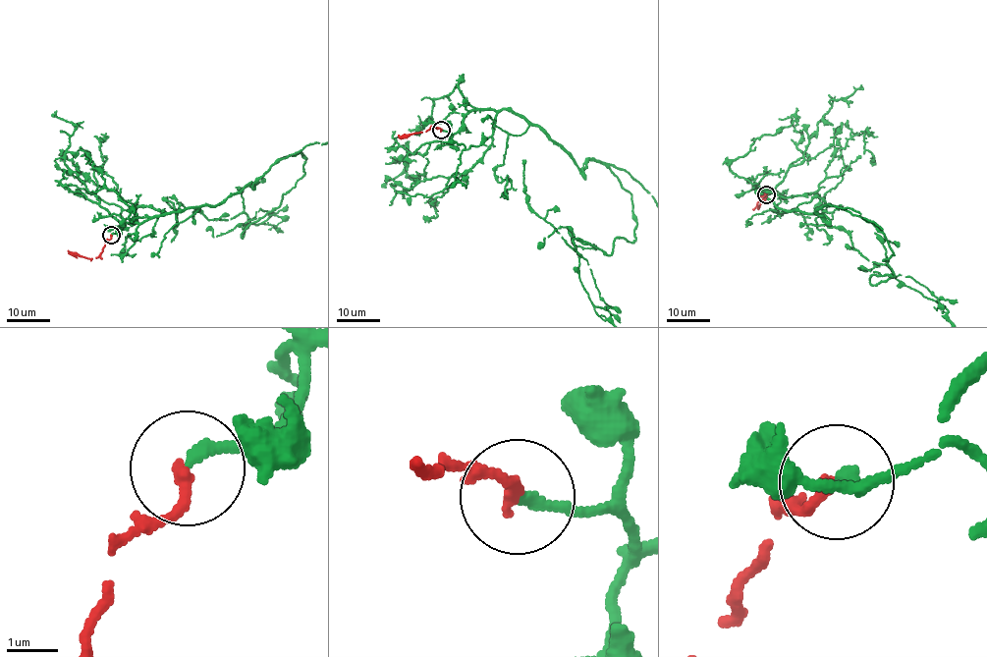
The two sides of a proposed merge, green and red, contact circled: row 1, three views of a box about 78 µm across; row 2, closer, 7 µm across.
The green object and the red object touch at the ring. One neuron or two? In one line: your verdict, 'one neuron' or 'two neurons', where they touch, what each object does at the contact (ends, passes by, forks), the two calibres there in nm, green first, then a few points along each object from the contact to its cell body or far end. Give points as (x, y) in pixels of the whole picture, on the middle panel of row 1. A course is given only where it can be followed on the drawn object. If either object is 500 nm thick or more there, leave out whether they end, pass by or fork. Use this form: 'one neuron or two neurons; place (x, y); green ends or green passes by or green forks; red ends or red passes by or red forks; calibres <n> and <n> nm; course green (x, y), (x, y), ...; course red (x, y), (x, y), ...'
one neuron; place (441, 130); green ends; red ends; calibres 200 and 240 nm; course green (441, 131), (455, 134), (472, 110), (512, 109), (582, 170), (594, 159), (621, 168); course red (441, 131), (432, 127), (426, 132), (398, 135)

